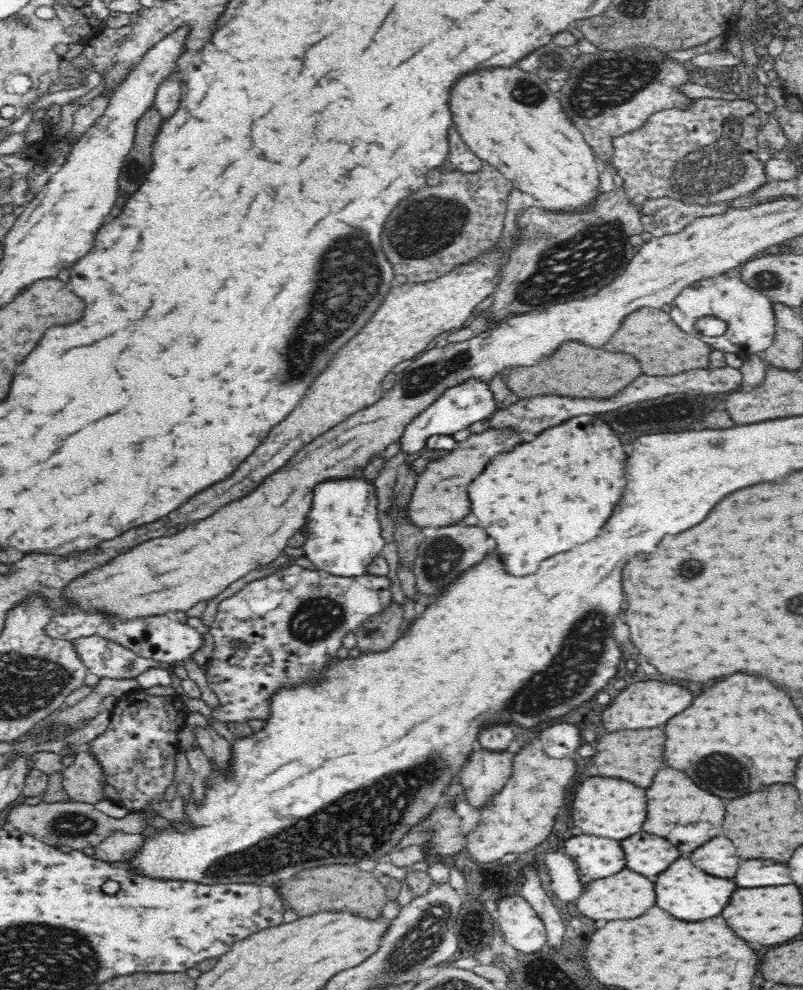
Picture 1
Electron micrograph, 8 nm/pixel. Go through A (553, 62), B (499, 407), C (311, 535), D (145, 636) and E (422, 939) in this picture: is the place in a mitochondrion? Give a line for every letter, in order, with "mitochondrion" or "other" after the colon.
A: mitochondrion
B: other
C: other
D: other
E: mitochondrion

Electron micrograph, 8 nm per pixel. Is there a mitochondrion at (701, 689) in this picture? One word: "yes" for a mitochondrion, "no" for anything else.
no

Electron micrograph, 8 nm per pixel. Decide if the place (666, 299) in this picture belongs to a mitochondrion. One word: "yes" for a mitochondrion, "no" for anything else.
no

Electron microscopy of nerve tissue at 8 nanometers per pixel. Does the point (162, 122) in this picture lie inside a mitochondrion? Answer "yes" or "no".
no

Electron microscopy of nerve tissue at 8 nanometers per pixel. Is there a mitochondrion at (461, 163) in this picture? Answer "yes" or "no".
no

